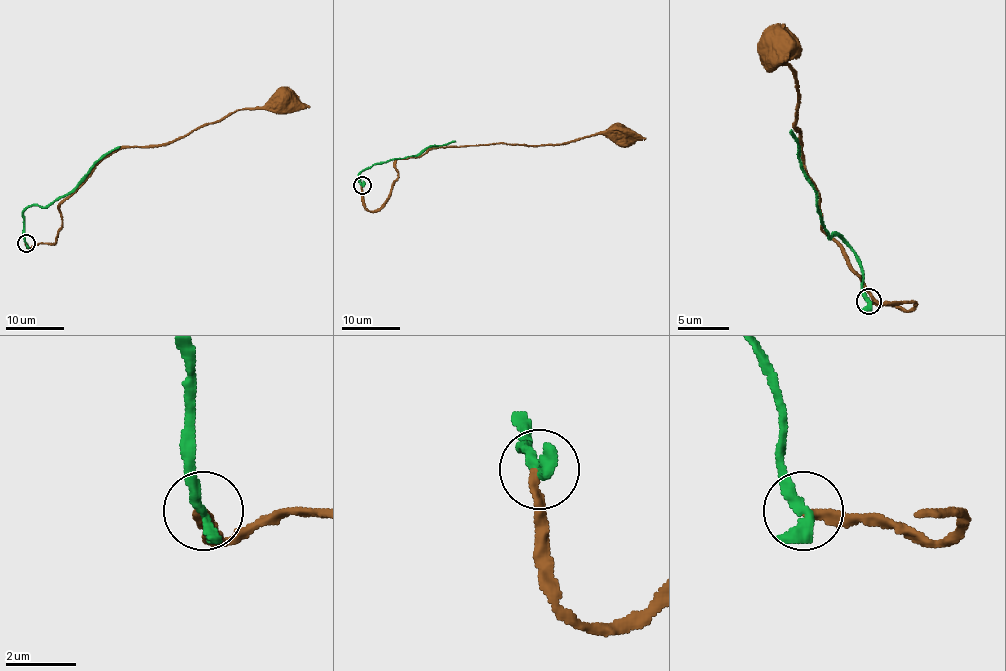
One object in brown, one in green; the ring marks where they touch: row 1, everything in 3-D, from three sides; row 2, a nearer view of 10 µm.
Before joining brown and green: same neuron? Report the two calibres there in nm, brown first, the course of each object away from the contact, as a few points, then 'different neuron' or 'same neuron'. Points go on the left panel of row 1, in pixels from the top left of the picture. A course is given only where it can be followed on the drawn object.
calibres 240 and 440 nm; course brown (25, 242), (29, 248), (54, 244), (60, 205), (114, 152), (169, 144), (237, 110), (282, 109), (284, 100); course green (26, 242), (23, 212), (29, 206), (50, 206), (64, 197), (96, 164), (119, 146); different neuron

